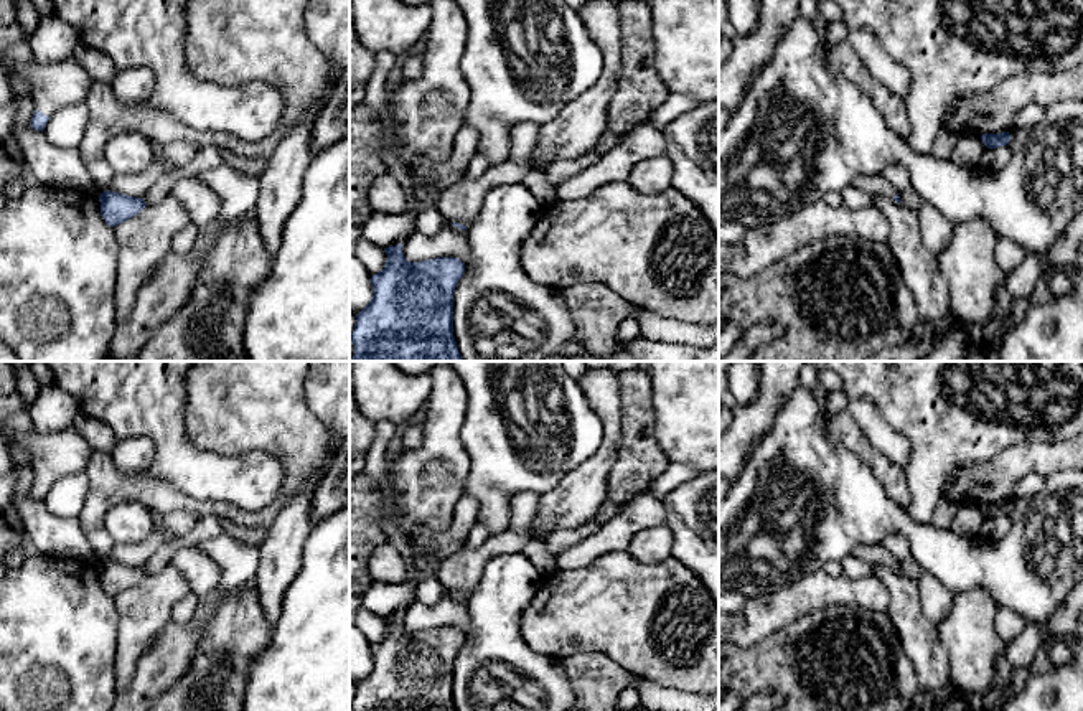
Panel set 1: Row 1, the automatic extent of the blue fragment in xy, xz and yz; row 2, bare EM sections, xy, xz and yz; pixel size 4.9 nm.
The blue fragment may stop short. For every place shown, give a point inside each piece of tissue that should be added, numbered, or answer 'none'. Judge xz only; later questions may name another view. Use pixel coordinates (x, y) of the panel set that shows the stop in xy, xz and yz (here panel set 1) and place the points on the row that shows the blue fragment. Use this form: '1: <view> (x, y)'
none

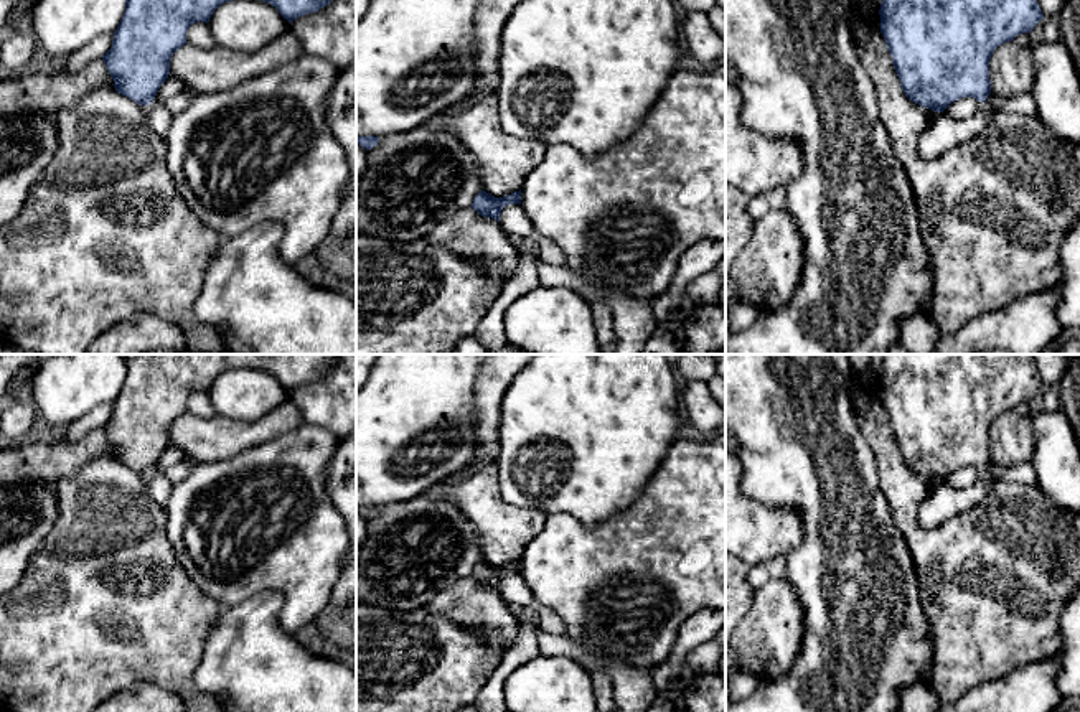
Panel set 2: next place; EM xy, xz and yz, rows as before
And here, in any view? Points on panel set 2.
none

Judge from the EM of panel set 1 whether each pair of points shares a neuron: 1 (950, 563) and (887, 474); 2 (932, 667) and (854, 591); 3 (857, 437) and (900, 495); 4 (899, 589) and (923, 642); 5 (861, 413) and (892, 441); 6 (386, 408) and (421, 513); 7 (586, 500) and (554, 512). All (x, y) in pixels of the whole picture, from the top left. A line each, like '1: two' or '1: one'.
1: two
2: two
3: one
4: one
5: one
6: two
7: one

